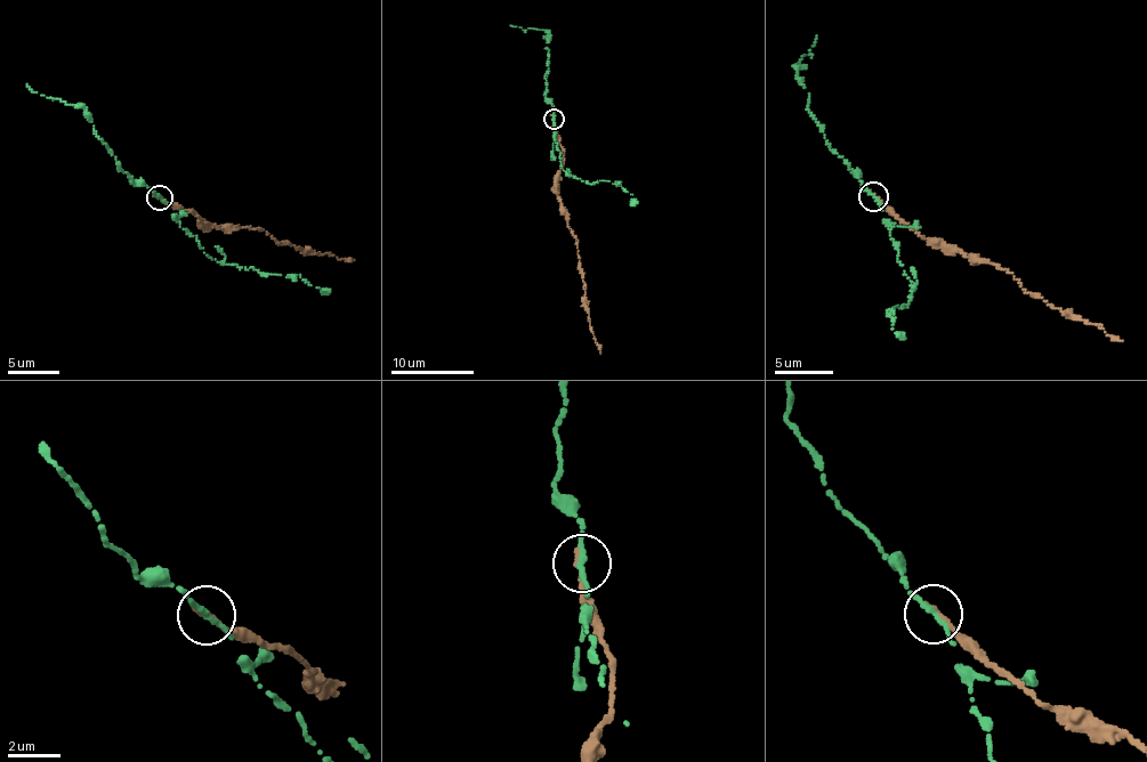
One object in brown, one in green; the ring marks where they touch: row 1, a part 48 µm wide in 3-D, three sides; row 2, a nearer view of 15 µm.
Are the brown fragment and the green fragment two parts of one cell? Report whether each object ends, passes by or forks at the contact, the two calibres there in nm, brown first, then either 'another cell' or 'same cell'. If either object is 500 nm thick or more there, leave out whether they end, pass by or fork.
brown ends | green passes by | 240/220 nm | another cell

